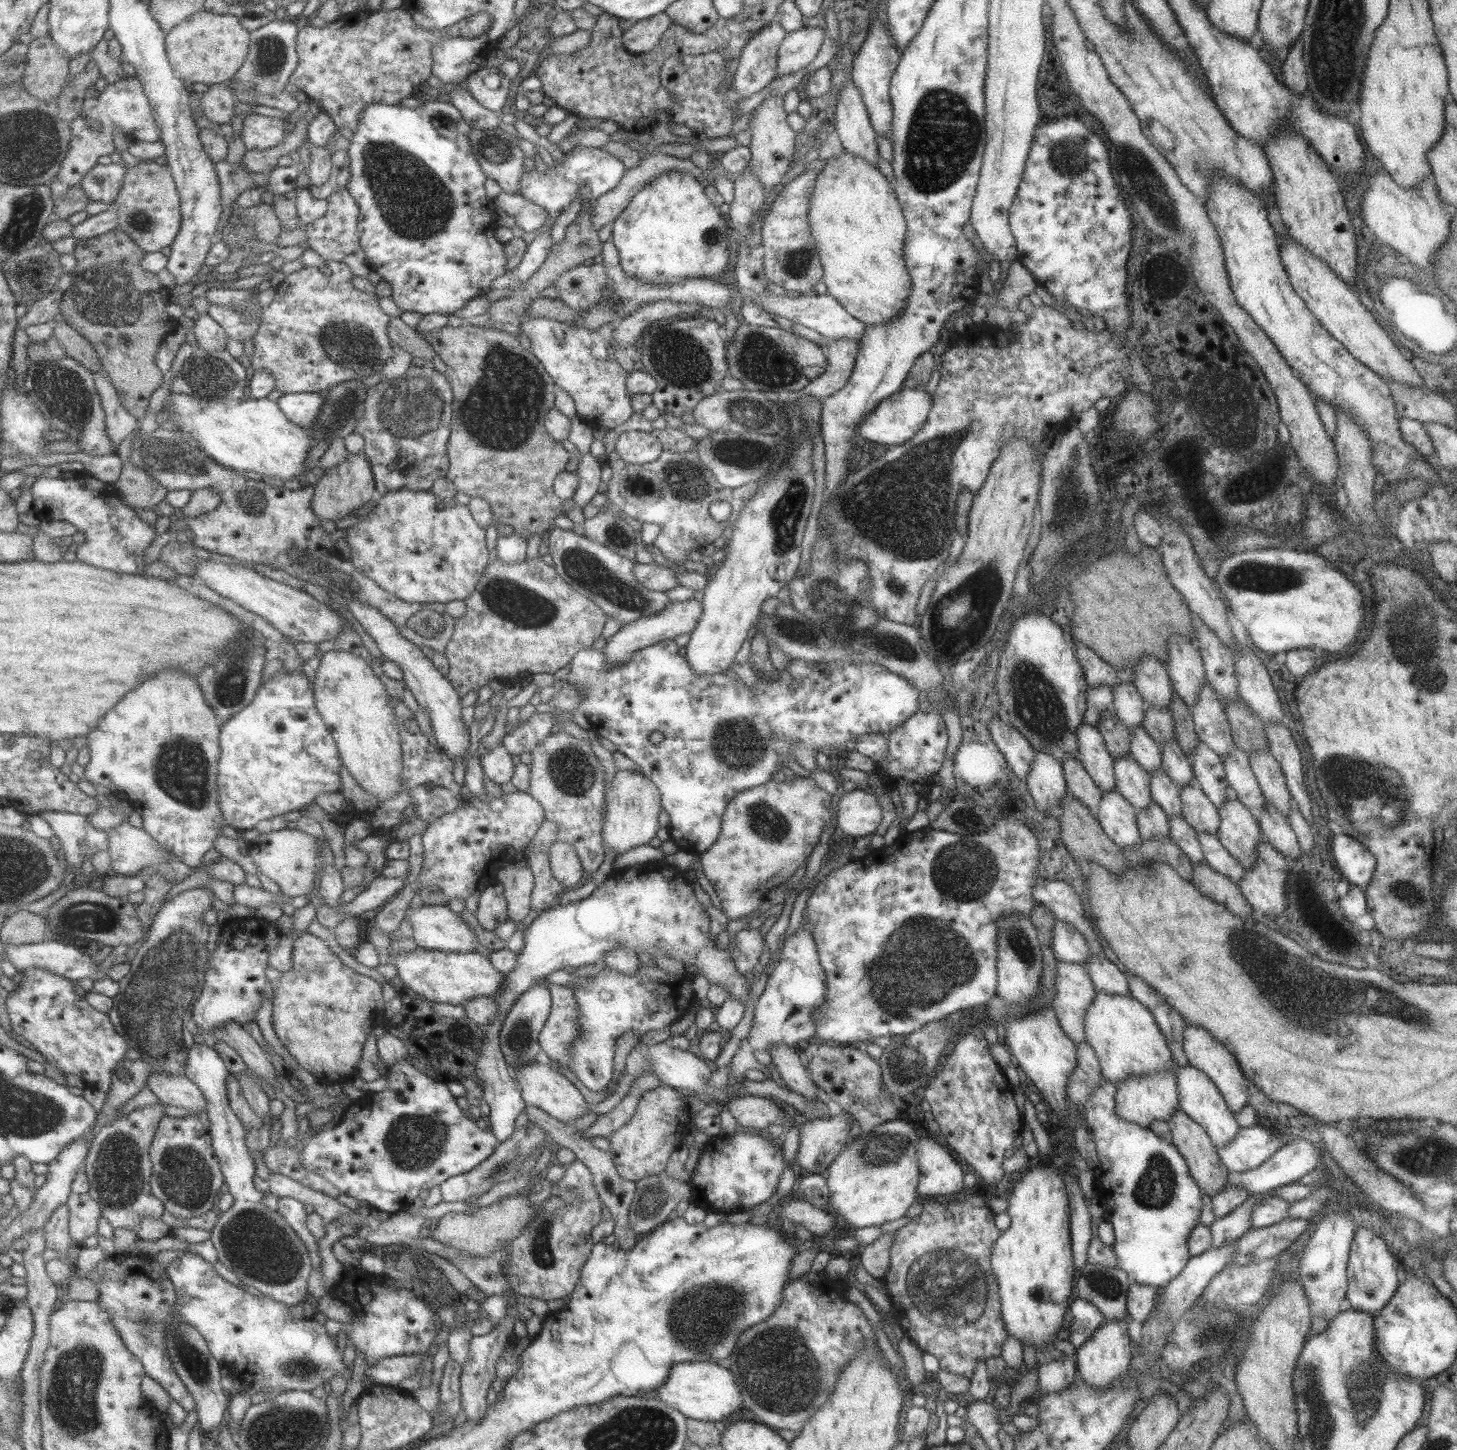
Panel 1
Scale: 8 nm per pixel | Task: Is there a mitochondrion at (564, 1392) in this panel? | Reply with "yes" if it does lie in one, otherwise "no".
no

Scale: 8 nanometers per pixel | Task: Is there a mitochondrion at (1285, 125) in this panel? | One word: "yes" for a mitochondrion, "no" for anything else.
no

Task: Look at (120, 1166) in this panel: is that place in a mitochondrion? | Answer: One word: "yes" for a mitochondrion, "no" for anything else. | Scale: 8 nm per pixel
yes

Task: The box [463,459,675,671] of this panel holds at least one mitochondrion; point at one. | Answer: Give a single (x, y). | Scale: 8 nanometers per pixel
(583, 568)

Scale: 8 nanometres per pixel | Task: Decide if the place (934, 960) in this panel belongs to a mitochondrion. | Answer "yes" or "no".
yes

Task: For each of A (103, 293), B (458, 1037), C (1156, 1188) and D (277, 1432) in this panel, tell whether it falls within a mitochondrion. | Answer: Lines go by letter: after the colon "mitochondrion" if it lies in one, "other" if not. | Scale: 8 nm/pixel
A: mitochondrion
B: other
C: mitochondrion
D: mitochondrion

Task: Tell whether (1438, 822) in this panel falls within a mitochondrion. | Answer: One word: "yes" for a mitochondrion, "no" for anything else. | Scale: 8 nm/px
no

